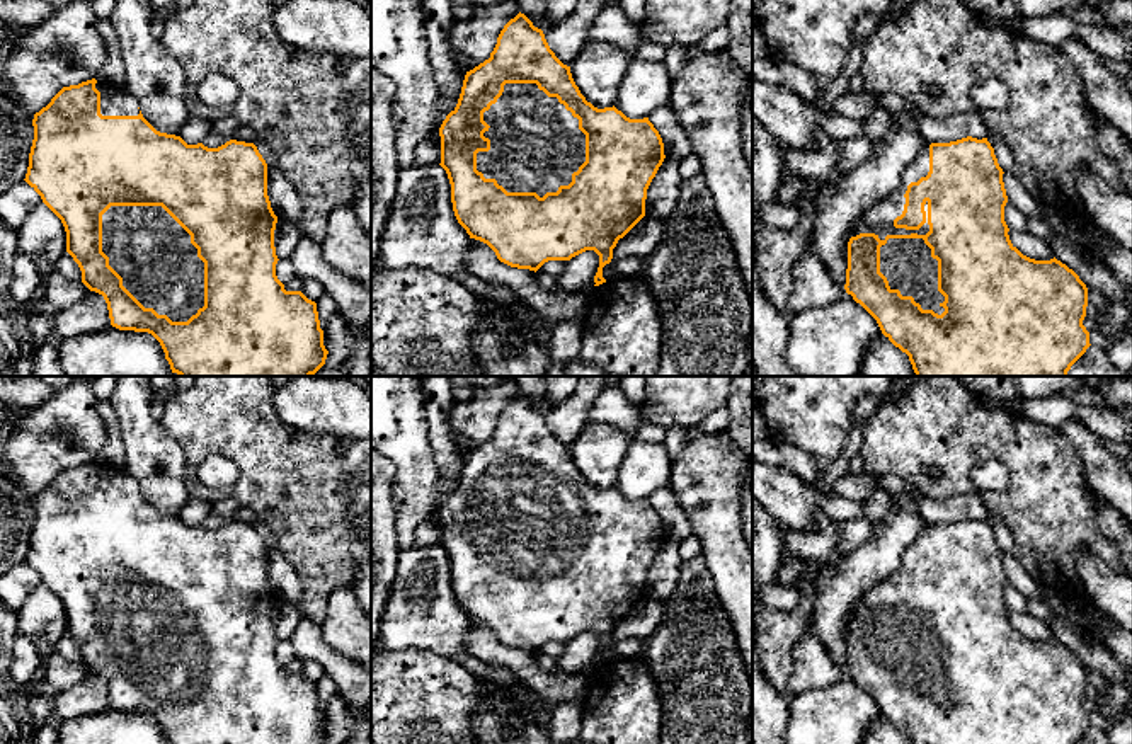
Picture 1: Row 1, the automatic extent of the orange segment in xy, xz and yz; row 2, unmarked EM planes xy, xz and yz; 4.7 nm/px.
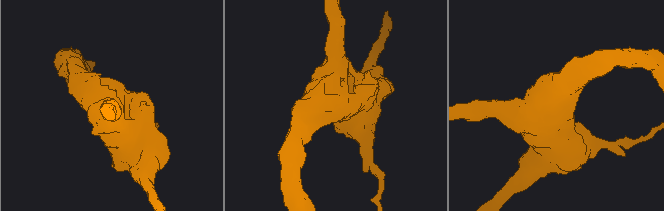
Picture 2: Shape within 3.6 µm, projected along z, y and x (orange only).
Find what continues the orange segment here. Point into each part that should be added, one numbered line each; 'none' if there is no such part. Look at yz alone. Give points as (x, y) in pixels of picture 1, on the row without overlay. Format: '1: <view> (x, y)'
1: yz (879, 601)

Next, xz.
1: xz (535, 525)

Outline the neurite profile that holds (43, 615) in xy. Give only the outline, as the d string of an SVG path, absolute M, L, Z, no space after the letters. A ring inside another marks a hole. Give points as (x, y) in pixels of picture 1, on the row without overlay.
M44 584L29 594L17 611L17 621L20 635L32 642L44 637L51 644L51 652L41 659L49 691L71 688L90 672L82 662L71 662L58 652L56 640L66 633L66 613L61 601Z

